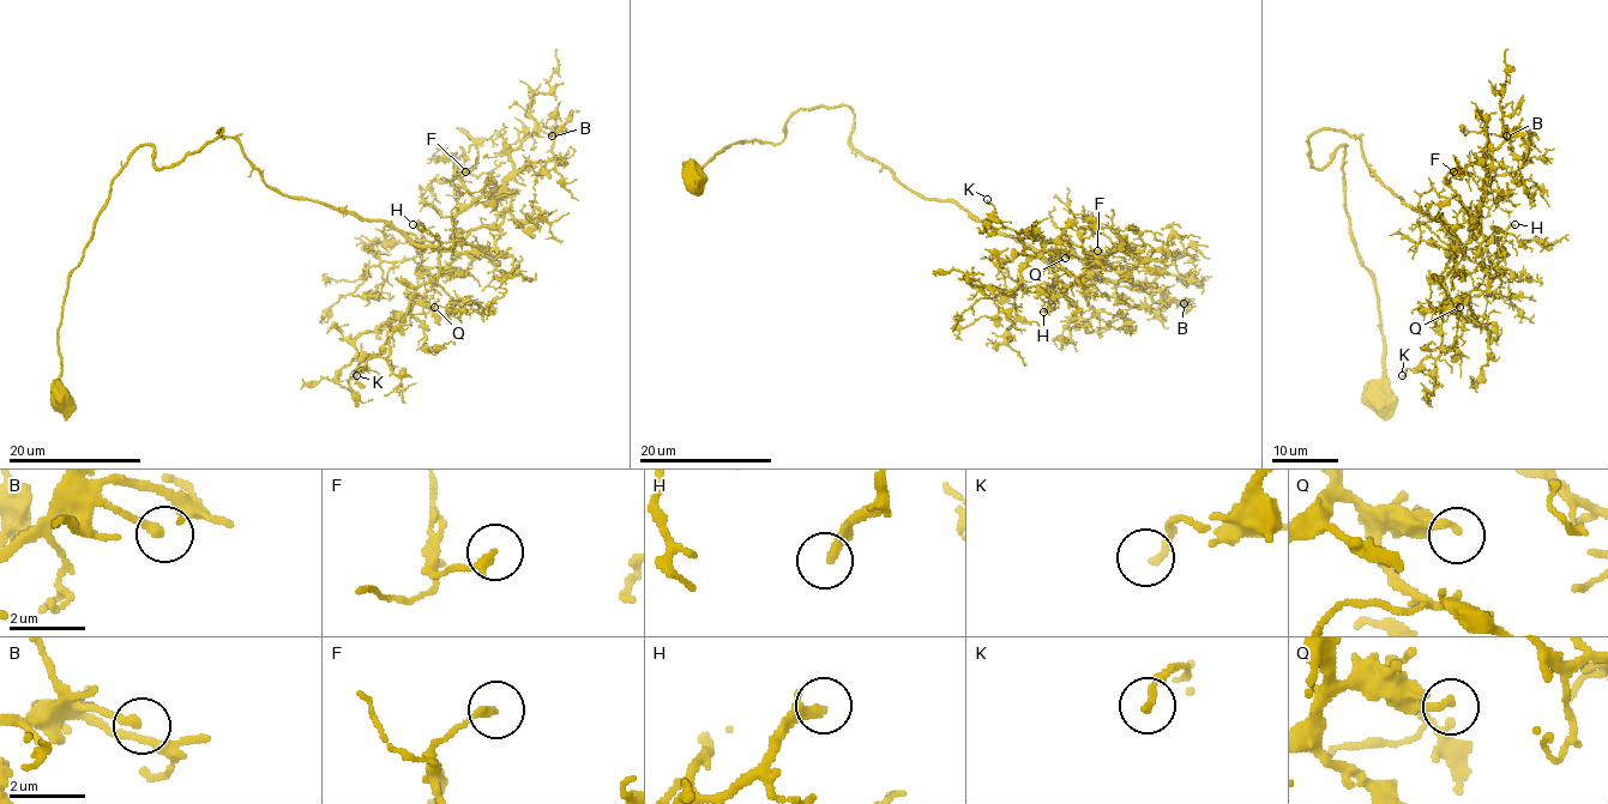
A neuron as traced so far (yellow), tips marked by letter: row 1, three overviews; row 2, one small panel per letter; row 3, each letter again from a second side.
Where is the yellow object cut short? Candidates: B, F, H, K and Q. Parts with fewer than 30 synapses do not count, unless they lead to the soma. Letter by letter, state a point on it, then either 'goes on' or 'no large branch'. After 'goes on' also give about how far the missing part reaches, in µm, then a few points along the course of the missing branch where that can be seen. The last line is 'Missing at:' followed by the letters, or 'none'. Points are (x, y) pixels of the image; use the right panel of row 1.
B: place (1506, 135); no large branch
F: place (1453, 171); no large branch
H: place (1515, 224); goes on; missing 15 µm; course (1515, 224), (1541, 177), (1549, 174)
K: place (1402, 375); no large branch
Q: place (1459, 307); no large branch
Missing at: H

